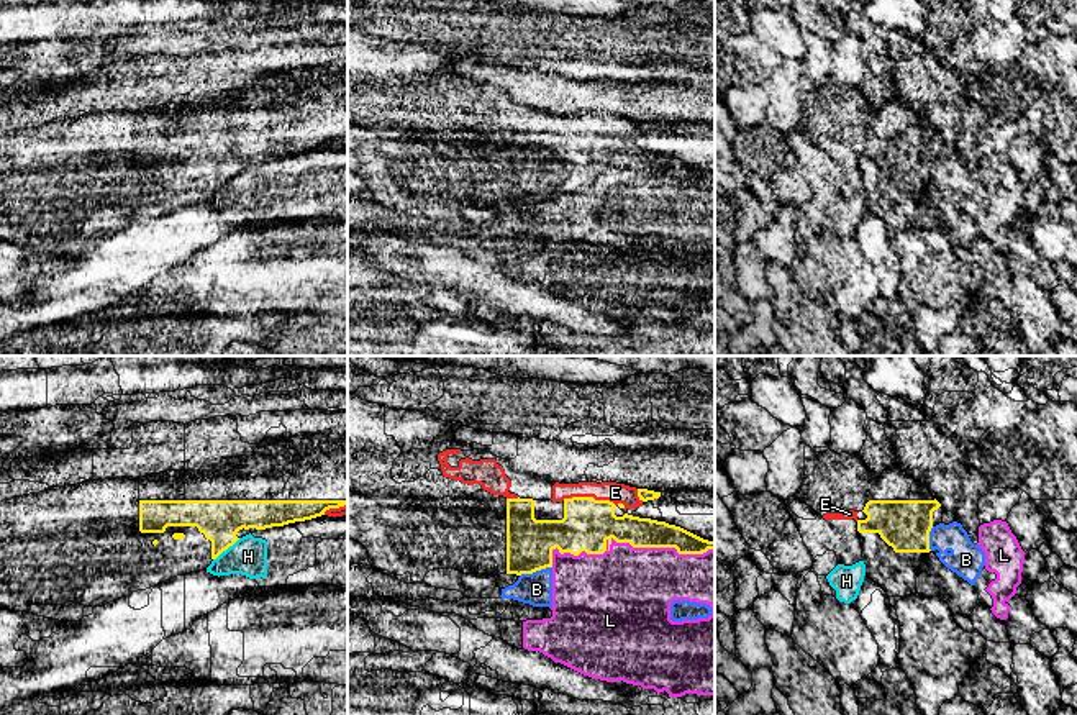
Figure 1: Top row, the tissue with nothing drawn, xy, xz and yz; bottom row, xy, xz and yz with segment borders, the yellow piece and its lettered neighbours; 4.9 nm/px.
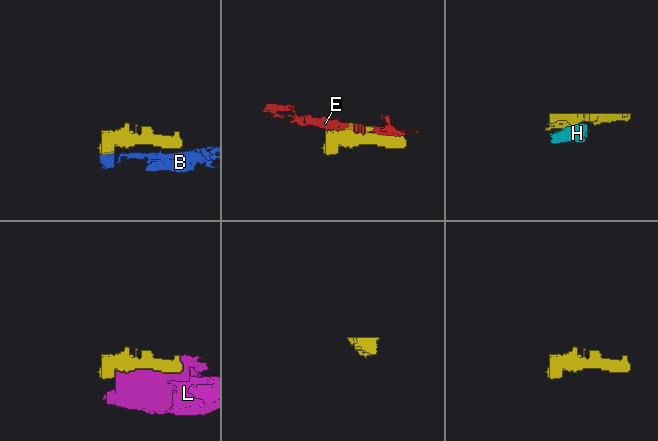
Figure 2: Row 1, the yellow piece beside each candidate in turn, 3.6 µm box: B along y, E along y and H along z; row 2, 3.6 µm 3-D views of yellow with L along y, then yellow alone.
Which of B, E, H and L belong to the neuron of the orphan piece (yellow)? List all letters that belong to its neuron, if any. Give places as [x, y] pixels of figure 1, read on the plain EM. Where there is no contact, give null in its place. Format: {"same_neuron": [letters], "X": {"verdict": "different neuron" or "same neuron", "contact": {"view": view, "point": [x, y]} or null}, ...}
{"same_neuron": [], "B": {"verdict": "different neuron", "contact": {"view": "xz", "point": [535, 204]}}, "E": {"verdict": "different neuron", "contact": {"view": "xz", "point": [592, 130]}}, "H": {"verdict": "different neuron", "contact": {"view": "xy", "point": [227, 181]}}, "L": {"verdict": "different neuron", "contact": {"view": "xz", "point": [625, 174]}}}

